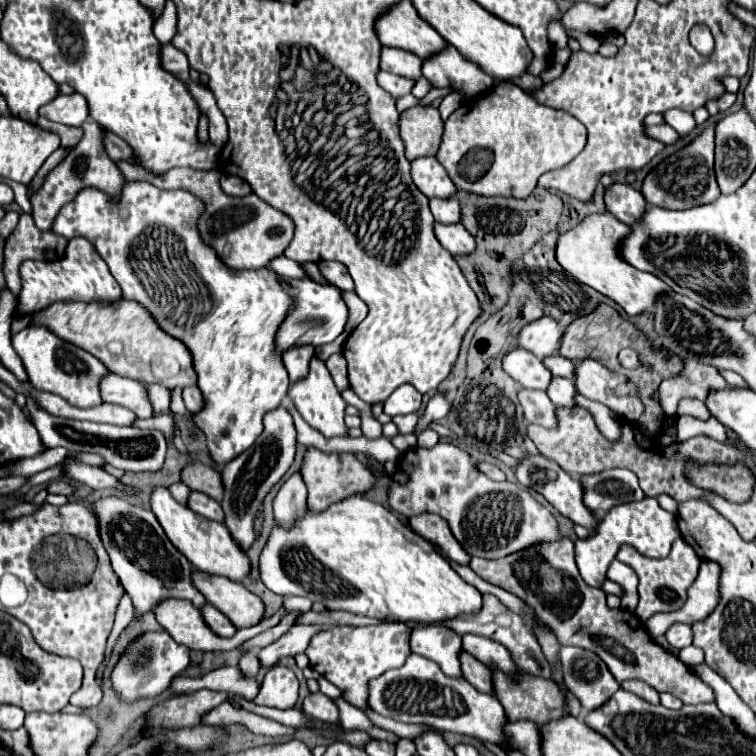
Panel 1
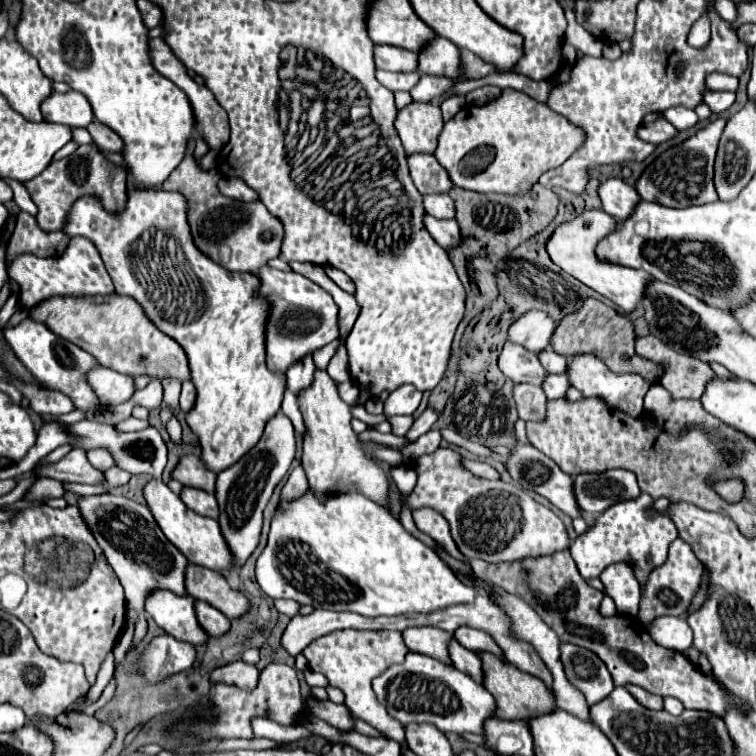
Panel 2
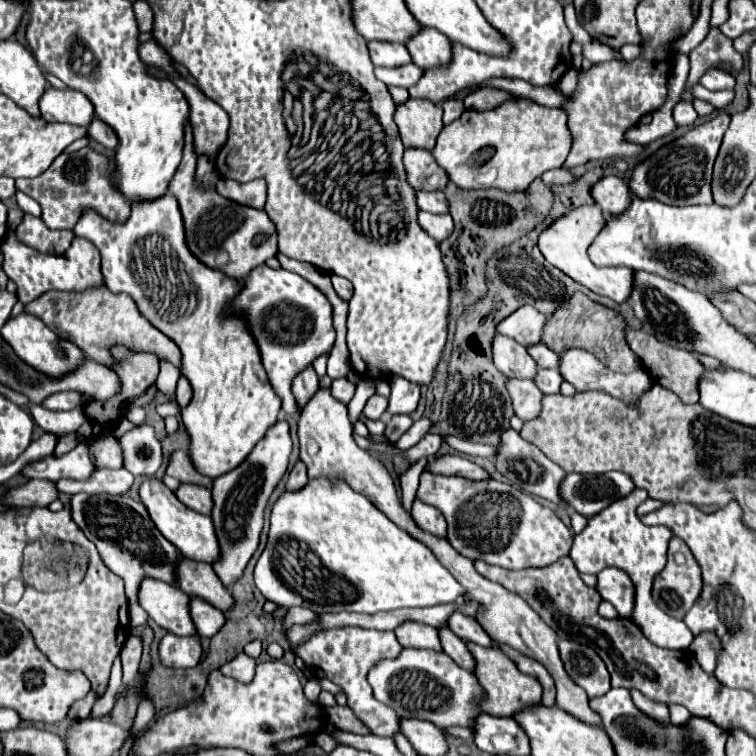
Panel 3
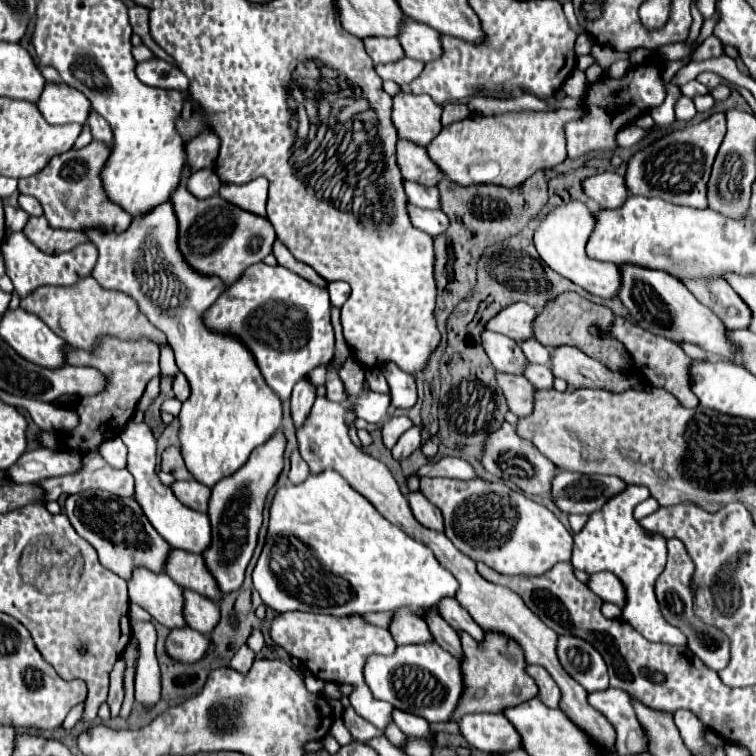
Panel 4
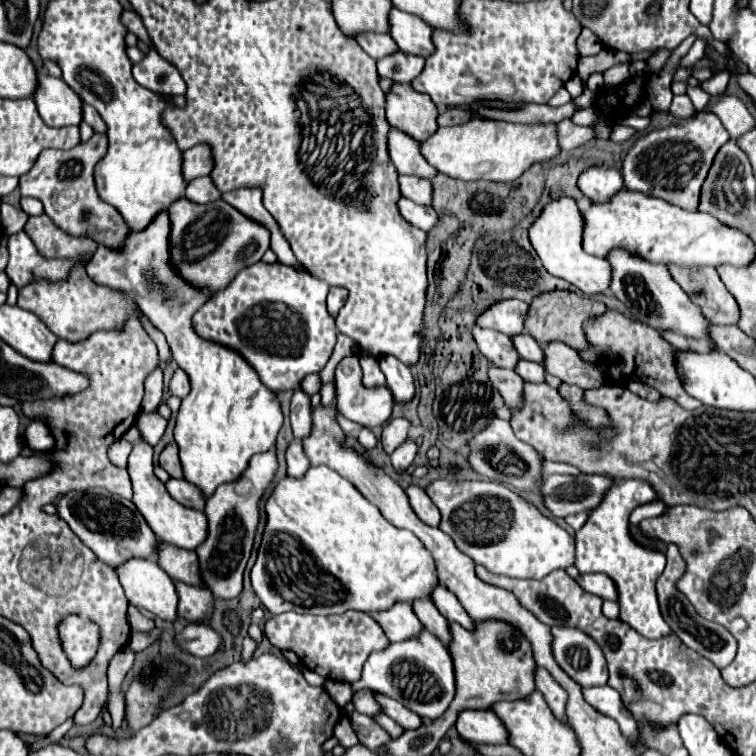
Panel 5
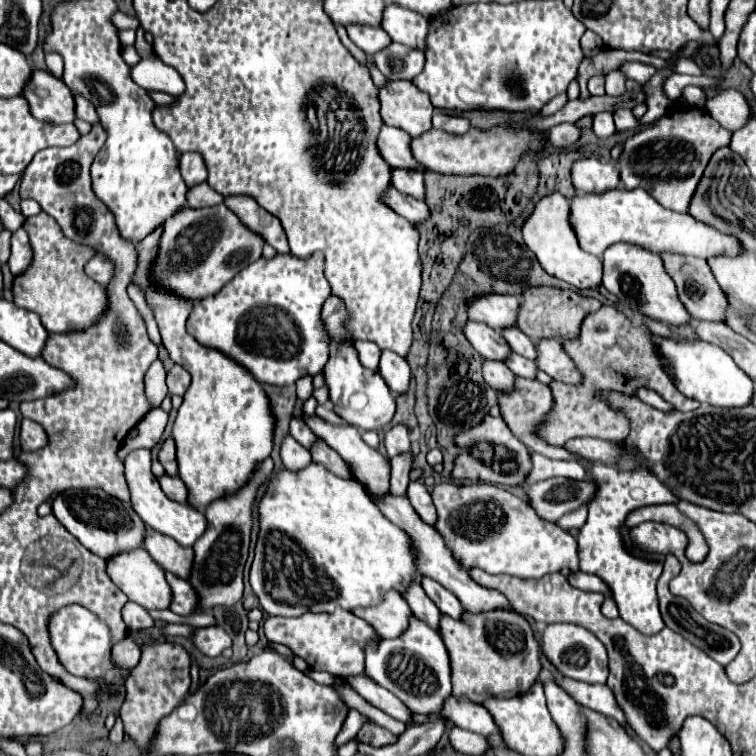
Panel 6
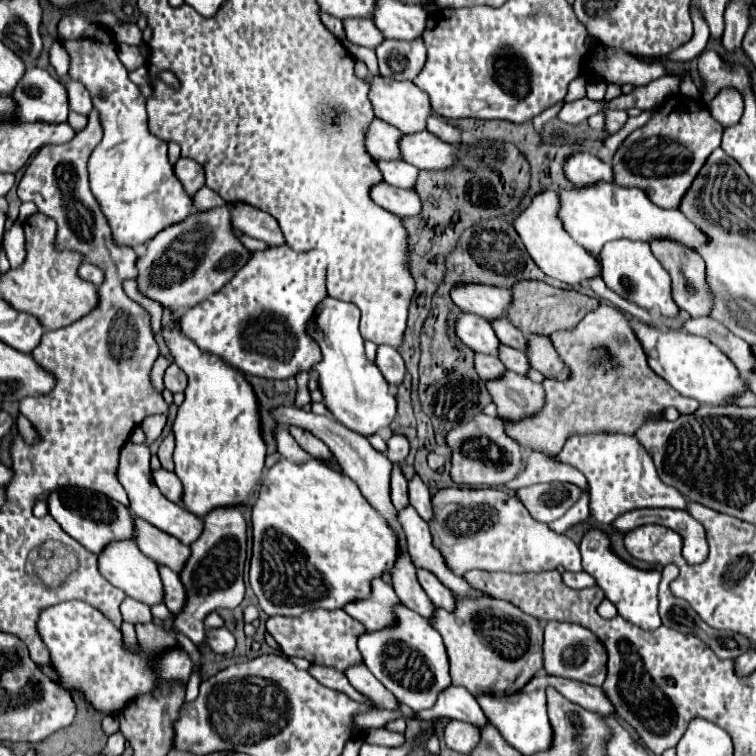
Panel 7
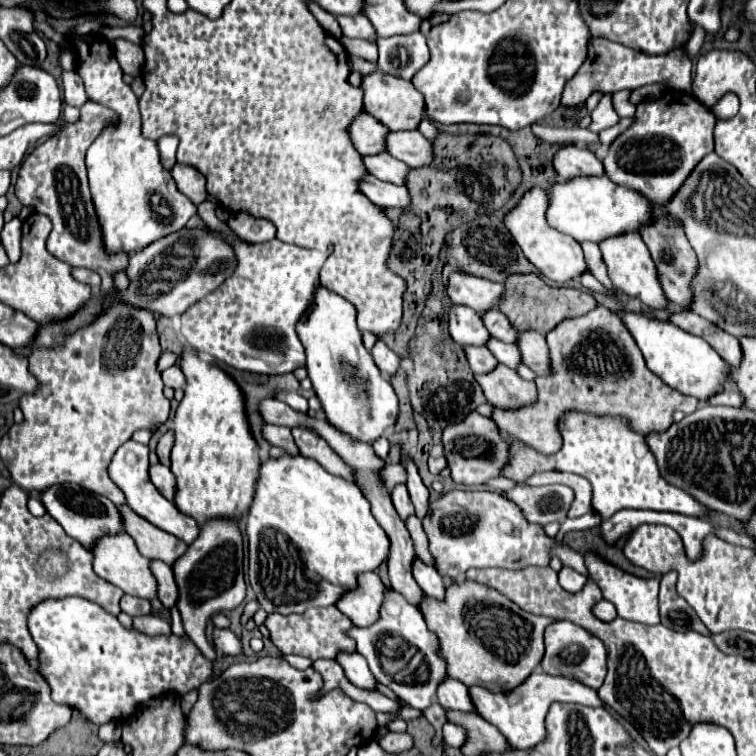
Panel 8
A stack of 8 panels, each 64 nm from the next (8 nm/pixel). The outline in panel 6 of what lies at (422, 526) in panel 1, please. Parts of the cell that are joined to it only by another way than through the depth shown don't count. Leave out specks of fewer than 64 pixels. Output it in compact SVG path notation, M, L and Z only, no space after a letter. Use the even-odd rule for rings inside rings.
M410 482L410 486L408 486L408 500L412 502L414 510L418 512L418 516L426 524L434 524L436 522L436 508L432 504L430 492L426 490L426 486L422 482Z

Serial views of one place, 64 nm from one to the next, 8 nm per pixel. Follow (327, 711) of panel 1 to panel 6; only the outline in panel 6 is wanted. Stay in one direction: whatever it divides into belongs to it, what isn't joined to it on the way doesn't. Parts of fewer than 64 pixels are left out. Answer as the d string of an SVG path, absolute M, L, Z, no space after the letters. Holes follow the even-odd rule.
M370 722L366 726L362 726L362 730L358 732L358 740L364 742L364 744L370 744L370 746L388 746L388 744L394 744L398 740L396 734L388 732L386 728Z

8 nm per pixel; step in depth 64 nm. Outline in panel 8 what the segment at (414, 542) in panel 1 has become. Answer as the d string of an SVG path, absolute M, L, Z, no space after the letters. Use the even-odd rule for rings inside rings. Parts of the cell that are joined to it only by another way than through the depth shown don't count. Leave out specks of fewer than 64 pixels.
M300 454L266 458L258 468L256 492L246 522L248 574L260 608L268 614L302 614L314 606L332 606L336 598L356 586L356 574L376 570L388 558L388 536L376 522L370 502L356 484L328 474L318 462Z

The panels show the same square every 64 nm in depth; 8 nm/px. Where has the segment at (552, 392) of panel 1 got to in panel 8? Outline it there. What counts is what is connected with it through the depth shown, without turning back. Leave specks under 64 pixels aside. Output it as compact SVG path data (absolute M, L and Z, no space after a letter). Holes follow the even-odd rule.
M490 338L486 342L486 348L496 356L498 362L506 364L508 368L516 368L520 364L520 354L518 354L514 344L506 344L506 342L500 342L496 338Z

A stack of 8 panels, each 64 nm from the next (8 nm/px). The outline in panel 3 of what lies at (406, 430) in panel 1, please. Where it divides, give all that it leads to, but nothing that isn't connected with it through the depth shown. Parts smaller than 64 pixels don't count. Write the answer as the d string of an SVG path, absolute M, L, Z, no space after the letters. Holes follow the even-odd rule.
M392 416L392 420L386 424L386 430L384 430L384 436L388 438L388 442L396 442L408 428L412 426L412 418L410 416Z

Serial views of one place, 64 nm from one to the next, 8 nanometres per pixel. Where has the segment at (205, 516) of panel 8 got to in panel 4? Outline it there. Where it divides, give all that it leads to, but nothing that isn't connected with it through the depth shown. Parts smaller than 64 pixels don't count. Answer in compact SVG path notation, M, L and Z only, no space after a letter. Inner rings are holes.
M164 202L164 206L152 210L152 214L132 220L124 234L100 234L98 230L88 230L86 234L98 248L98 260L92 270L92 278L102 288L120 290L138 302L140 312L166 334L166 340L176 354L176 366L190 382L192 394L182 404L178 416L182 458L194 480L212 488L222 478L240 470L246 464L250 452L266 444L282 422L282 402L264 382L250 350L236 338L214 334L202 326L202 312L210 306L212 300L218 298L220 292L224 292L224 284L216 282L216 278L200 278L194 270L184 266L184 258L180 258L180 250L176 250L176 214L172 210L172 202Z

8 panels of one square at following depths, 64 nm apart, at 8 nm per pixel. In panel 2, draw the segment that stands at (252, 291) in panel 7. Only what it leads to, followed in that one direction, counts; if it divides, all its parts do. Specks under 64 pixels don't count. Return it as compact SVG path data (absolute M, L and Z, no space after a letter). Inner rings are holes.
M262 266L256 276L260 280L256 294L264 294L272 302L272 312L264 324L268 370L286 374L290 366L338 338L338 306L326 290L296 272L280 272L270 266ZM288 388L284 390L282 412L292 420L296 434L302 436L302 432L304 432L304 422L302 422L302 414L300 414L300 408L298 408L298 400L296 400L296 396L290 396L290 390L288 390Z

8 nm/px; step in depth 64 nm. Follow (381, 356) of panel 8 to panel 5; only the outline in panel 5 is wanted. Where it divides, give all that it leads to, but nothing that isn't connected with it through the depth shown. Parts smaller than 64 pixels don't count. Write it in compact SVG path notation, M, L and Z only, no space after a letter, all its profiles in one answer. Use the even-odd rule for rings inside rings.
M394 356L380 358L380 370L386 376L386 386L390 388L396 402L408 402L414 396L414 378L412 370Z

